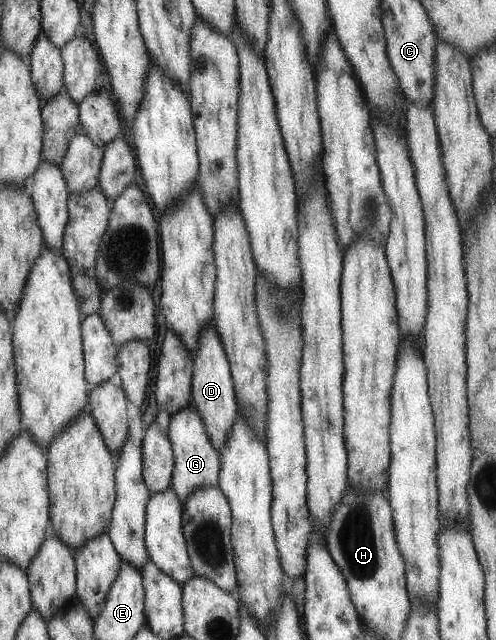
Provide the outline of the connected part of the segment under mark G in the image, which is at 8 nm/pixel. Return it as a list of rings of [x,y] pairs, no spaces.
[[[192,403],[169,417],[167,435],[170,446],[172,446],[172,454],[175,457],[175,466],[172,466],[170,485],[172,492],[176,494],[176,498],[183,503],[188,500],[188,496],[196,488],[217,487],[220,470],[219,453],[212,448],[212,444],[208,440],[208,434],[204,430],[202,418],[200,418],[200,414],[196,414]]]

